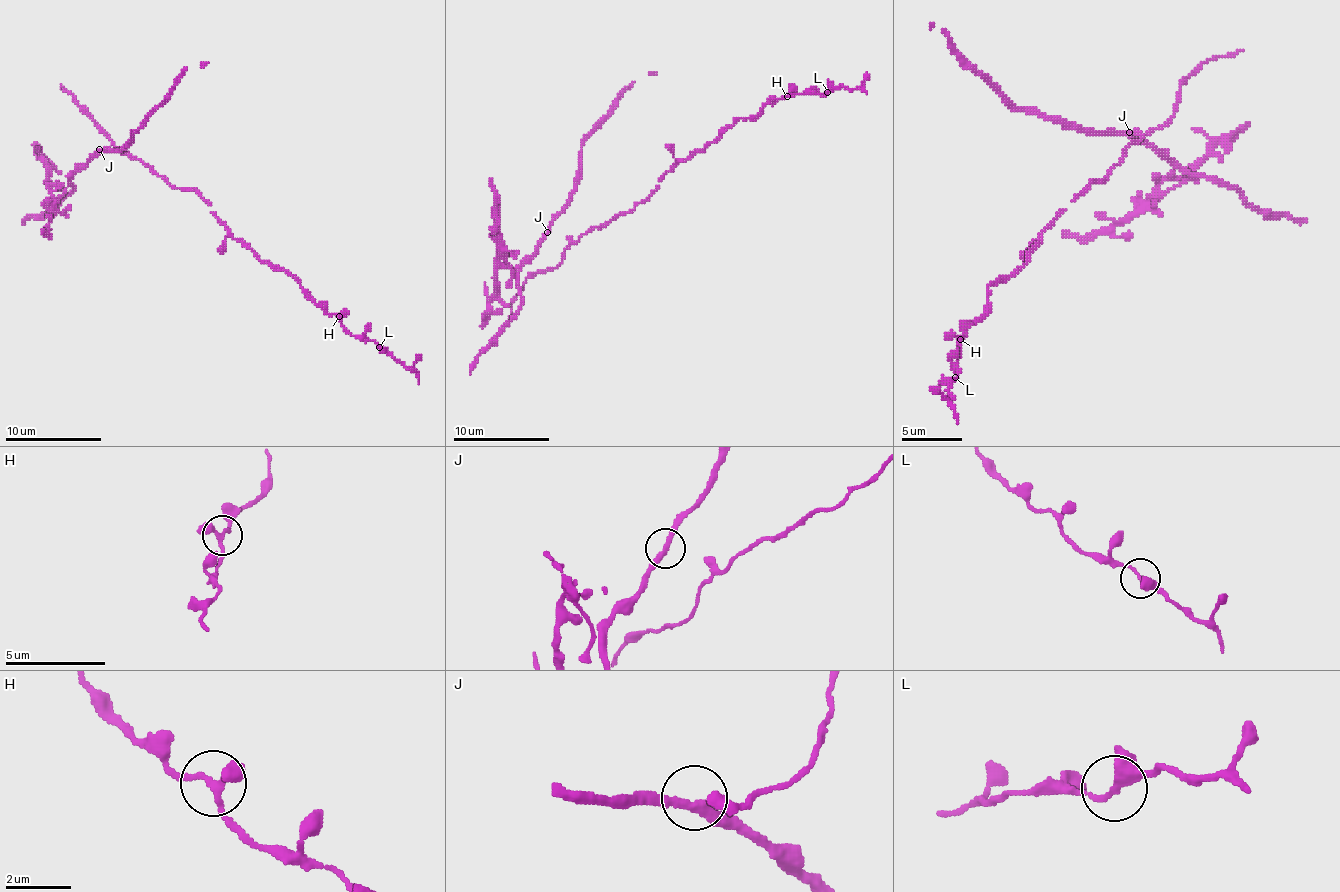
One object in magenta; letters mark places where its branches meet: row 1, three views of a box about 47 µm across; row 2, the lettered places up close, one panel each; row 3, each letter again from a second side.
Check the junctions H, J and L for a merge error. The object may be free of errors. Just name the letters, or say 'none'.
none

